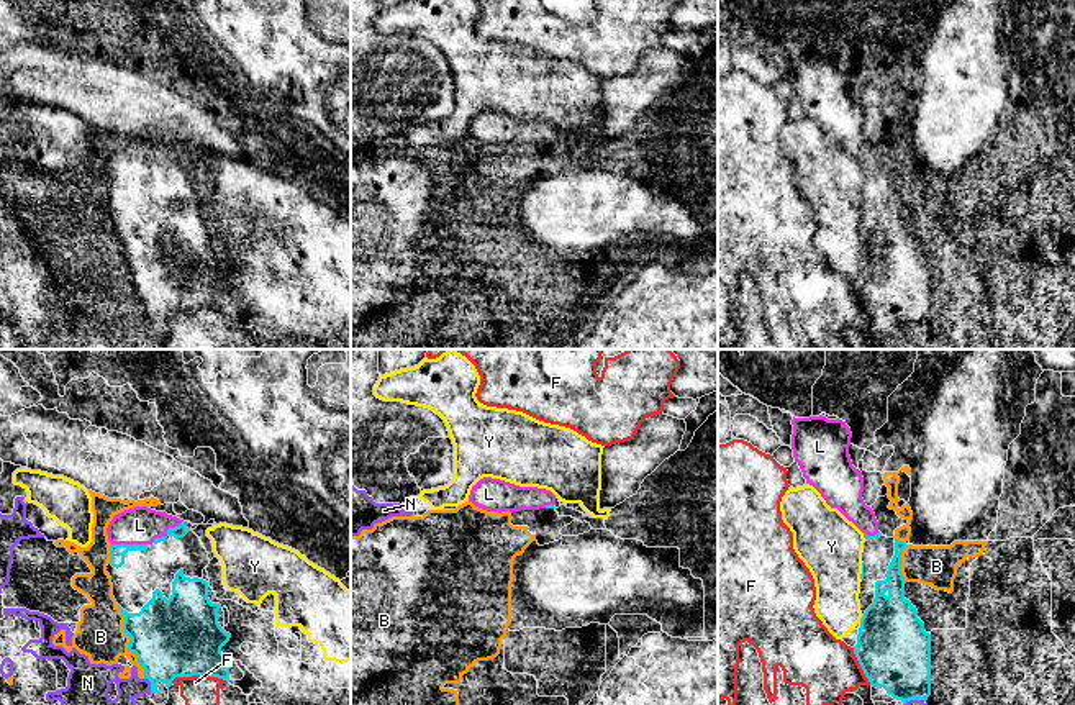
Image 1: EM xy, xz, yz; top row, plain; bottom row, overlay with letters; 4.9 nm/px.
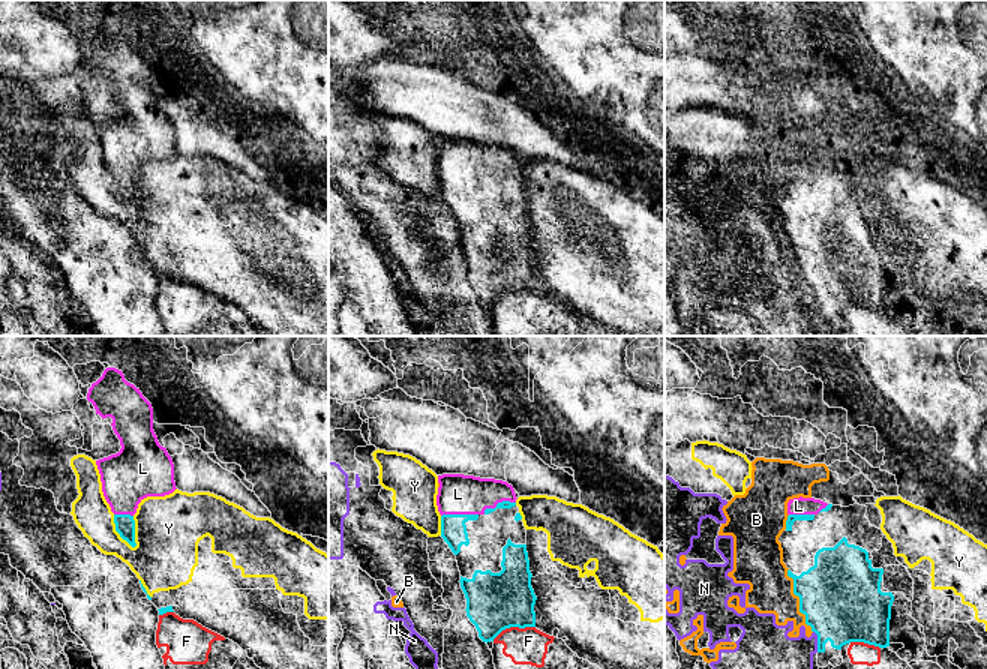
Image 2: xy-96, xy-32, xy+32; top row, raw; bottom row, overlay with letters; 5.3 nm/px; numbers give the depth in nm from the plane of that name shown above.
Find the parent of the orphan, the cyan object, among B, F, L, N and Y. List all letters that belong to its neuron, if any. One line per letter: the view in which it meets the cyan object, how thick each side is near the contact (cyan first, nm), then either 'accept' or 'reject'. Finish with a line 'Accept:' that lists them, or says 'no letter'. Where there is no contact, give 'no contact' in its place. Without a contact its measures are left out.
B: meets cyan in xy; 380 nm thick on the cyan side, 240 nm on the other; reject
F: meets cyan in xy; 380 nm thick on the cyan side, 140 nm on the other; reject
L: meets cyan in xy; 60 nm thick on the cyan side, 190 nm on the other; accept
N: meets cyan in xy; 380 nm thick on the cyan side, 110 nm on the other; reject
Y: meets cyan in yz; 360 nm thick on the cyan side, 220 nm on the other; reject
Accept: L

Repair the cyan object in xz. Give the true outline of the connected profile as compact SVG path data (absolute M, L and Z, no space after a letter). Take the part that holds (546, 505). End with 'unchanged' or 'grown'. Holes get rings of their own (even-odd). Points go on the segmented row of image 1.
M483 477L470 490L469 502L487 512L521 512L556 508L556 495L538 487L519 487L500 479Z; grown

